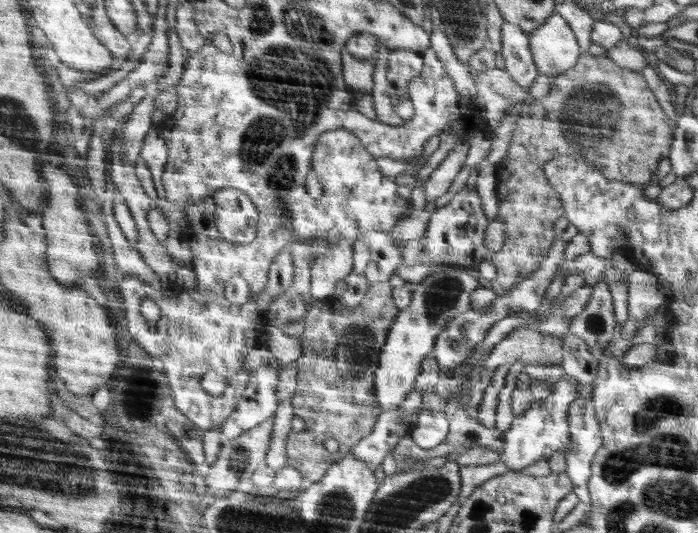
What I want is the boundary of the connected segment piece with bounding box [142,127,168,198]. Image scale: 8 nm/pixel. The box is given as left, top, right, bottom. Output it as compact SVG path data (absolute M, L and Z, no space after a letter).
M154 127L144 144L146 146L144 146L142 158L150 164L150 172L152 172L152 178L154 178L158 198L164 198L165 188L161 178L166 162L168 162L168 146L164 138L162 138L160 130Z

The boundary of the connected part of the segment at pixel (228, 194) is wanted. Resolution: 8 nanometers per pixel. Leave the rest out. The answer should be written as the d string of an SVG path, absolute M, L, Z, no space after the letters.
M223 188L213 196L214 218L219 239L230 245L249 244L257 237L258 209L252 199L237 188Z

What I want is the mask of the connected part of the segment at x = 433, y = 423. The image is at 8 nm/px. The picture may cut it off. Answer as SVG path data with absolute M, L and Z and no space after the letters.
M421 408L415 424L411 438L426 450L442 444L449 434L449 417L444 414L444 410Z

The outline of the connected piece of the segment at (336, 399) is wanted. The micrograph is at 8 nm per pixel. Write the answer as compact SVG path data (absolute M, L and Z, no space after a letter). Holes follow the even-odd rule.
M376 283L355 308L315 302L304 315L301 356L295 361L298 382L291 399L293 412L304 420L304 429L290 431L286 441L288 465L304 477L304 485L324 478L330 466L361 442L376 426L382 412L374 396L374 370L400 310L393 302L393 286ZM324 440L336 440L338 452L329 452Z

